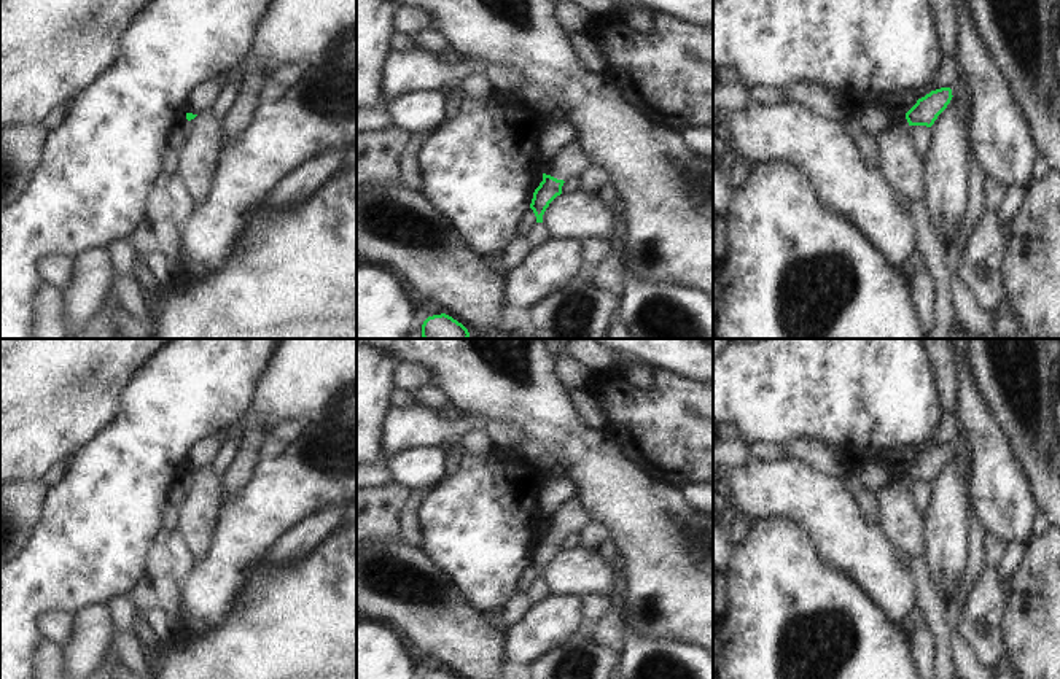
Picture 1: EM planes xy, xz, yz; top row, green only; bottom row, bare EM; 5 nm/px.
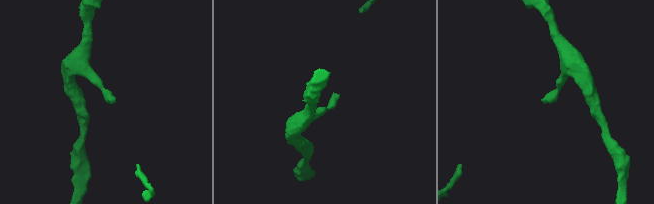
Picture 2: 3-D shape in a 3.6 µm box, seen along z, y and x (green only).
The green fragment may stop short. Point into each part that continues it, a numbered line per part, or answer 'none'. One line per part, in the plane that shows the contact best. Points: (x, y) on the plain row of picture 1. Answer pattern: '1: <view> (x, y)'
1: xz (570, 517)

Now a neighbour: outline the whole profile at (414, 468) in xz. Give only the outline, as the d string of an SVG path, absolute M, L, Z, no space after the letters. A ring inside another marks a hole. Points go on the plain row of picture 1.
M411 448L384 460L392 482L409 490L433 487L444 479L444 448Z

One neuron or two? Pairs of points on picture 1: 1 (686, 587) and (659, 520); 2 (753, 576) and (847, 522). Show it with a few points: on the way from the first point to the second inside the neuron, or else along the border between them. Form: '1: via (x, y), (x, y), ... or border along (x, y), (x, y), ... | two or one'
1: via (686, 571), (661, 536) | one
2: border along (787, 516), (810, 536), (817, 554), (837, 570) | two

